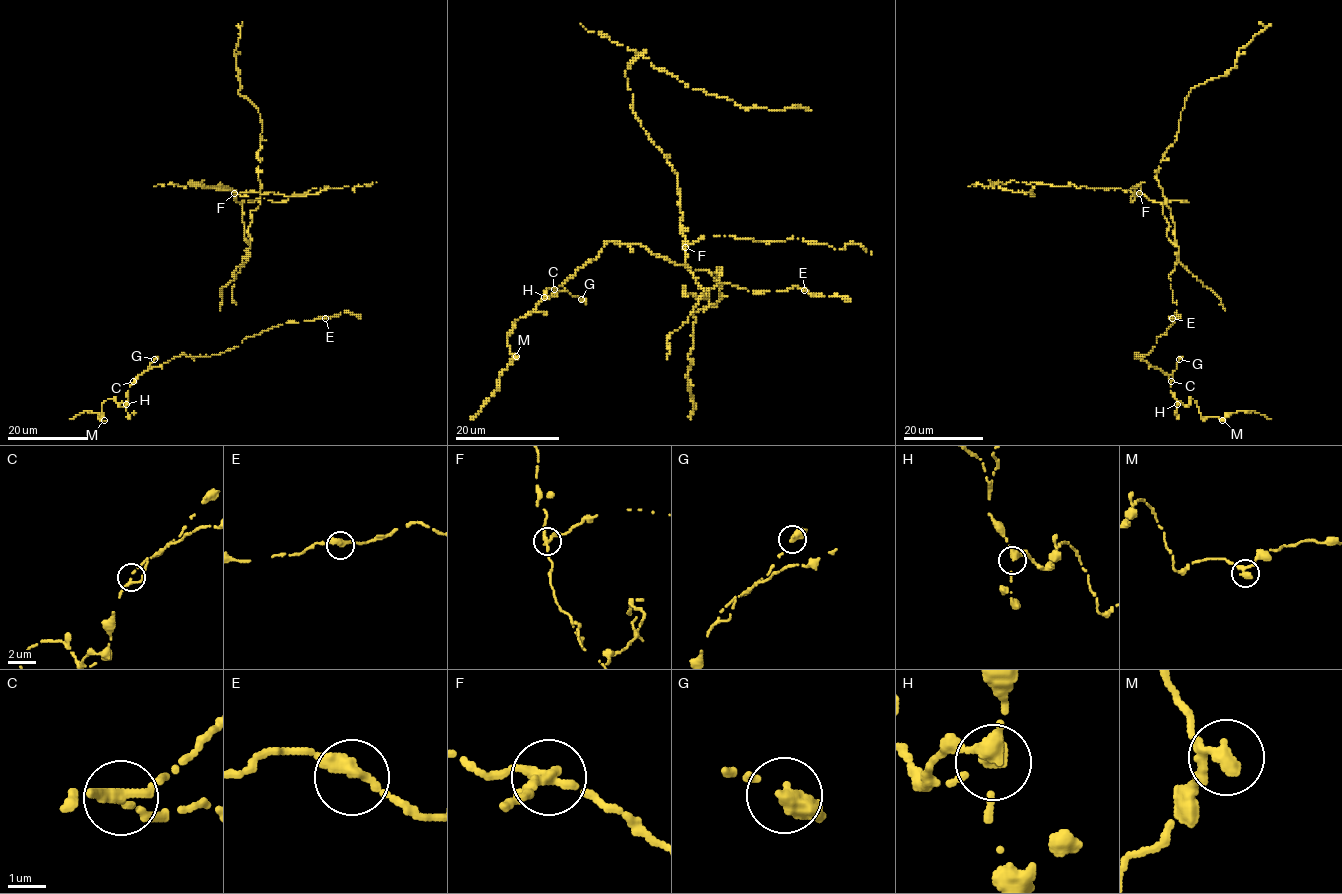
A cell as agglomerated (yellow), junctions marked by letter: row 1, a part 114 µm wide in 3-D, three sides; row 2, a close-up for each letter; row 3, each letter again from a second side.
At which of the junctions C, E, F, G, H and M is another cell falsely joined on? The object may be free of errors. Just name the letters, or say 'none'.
F

